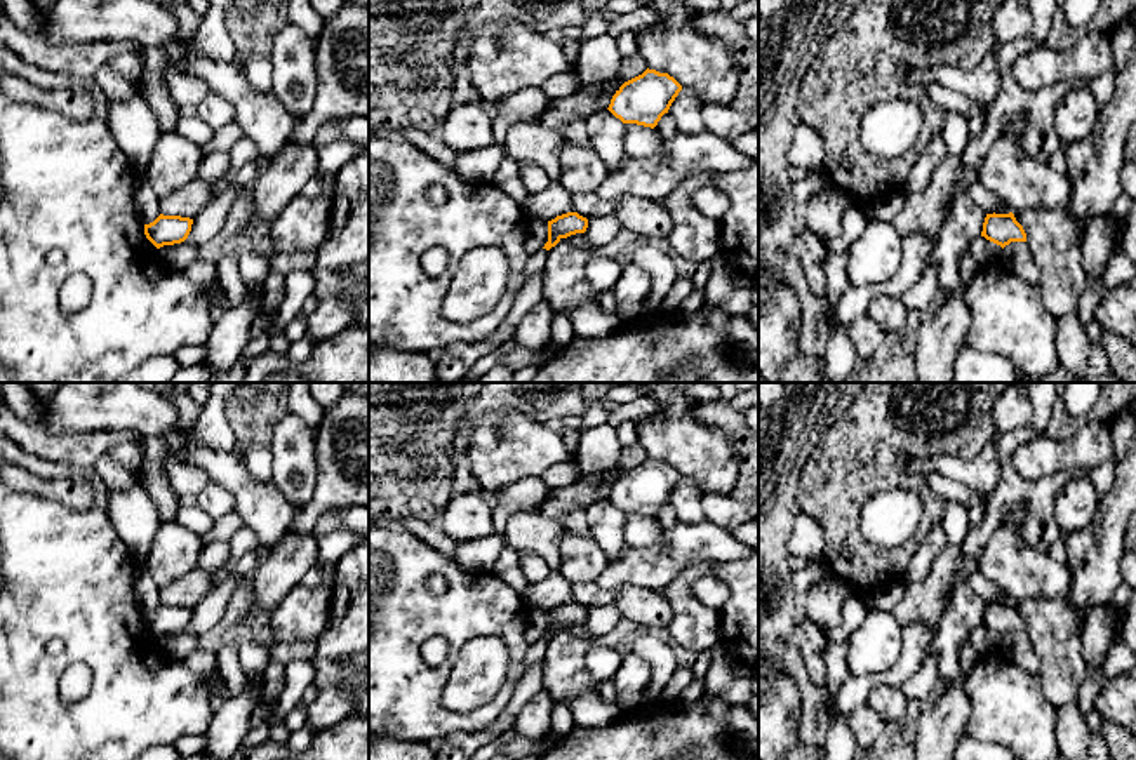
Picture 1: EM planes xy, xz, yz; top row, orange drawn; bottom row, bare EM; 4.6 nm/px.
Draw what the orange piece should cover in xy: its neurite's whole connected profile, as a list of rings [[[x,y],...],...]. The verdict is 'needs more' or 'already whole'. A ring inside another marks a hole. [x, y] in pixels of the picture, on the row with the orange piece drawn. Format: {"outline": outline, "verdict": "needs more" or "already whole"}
{"outline": [[[160,214],[153,223],[144,224],[146,238],[157,247],[181,243],[191,231],[193,219]]], "verdict": "already whole"}

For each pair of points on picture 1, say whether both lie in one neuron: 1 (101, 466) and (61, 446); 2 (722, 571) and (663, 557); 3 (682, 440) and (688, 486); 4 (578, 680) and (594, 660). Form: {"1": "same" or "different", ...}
{"1": "different", "2": "different", "3": "different", "4": "different"}

